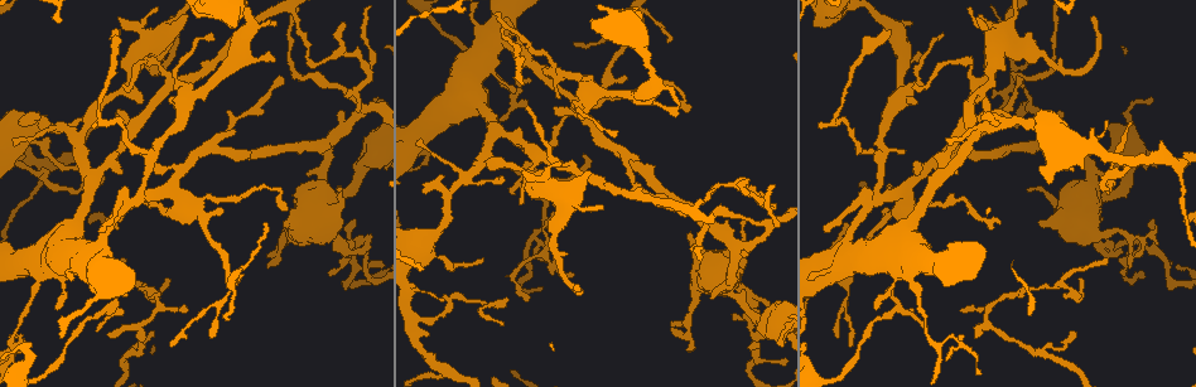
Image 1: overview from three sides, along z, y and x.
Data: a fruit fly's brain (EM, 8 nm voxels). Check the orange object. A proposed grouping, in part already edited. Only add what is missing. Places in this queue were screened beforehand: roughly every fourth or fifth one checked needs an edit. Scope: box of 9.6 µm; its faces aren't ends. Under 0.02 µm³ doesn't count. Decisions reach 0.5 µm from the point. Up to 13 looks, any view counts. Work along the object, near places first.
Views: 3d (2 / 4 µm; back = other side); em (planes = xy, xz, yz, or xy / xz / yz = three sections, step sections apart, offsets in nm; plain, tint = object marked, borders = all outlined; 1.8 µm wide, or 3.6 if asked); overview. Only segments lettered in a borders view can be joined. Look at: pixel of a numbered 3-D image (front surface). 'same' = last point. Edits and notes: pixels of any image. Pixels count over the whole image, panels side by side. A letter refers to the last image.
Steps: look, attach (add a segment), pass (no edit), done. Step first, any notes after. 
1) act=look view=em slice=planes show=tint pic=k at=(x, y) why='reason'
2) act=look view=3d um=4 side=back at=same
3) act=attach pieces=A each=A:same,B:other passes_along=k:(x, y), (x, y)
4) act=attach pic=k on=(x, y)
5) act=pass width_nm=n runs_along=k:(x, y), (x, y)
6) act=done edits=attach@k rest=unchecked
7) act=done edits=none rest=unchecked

act=look view=em slice=planes show=borders pic=1 at=(553, 107) why='an open end'

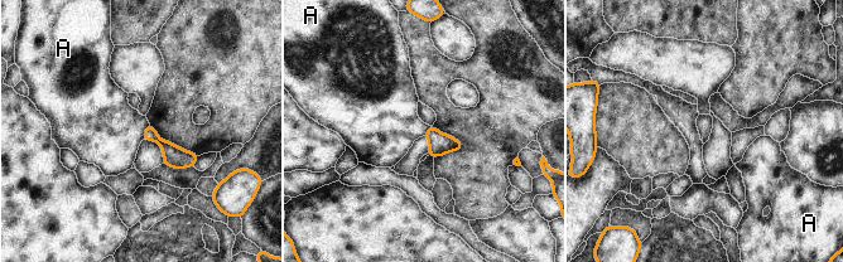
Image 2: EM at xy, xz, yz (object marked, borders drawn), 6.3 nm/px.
act=pass each=A:other border=2:(149, 124), (143, 139) found='no lettered segment goes on from it'

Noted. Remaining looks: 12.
act=look view=em slice=xy step=4 show=borders pic=1 at=(109, 337) why='thin end'

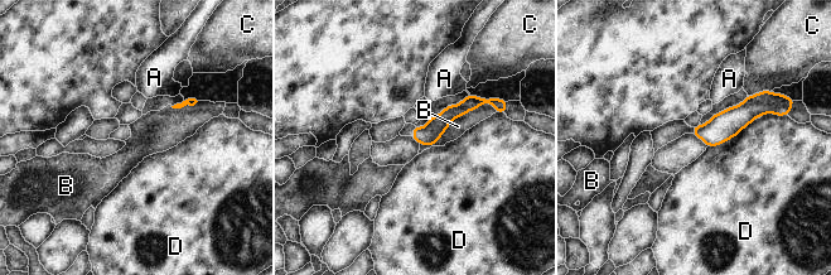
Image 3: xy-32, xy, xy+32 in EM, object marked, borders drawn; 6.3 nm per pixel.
act=pass each=A:other,B:other,C:other,D:other runs_along=3:(766, 109), (696, 131) found='no lettered segment goes on from it'

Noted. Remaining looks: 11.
act=look view=3d um=2 side=back pic=1 at=(678, 323) why='tapers out'

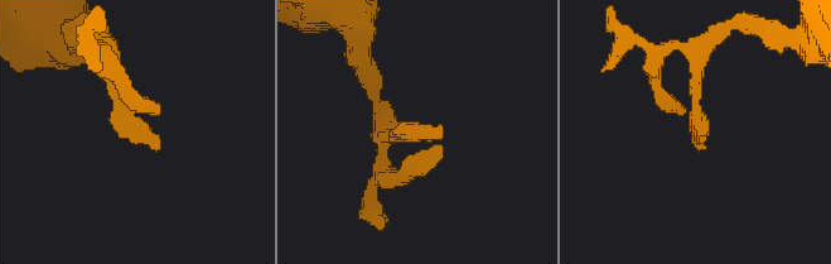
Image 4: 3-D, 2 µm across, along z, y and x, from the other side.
act=look view=em slice=planes show=borders pic=4 at=(416, 127)

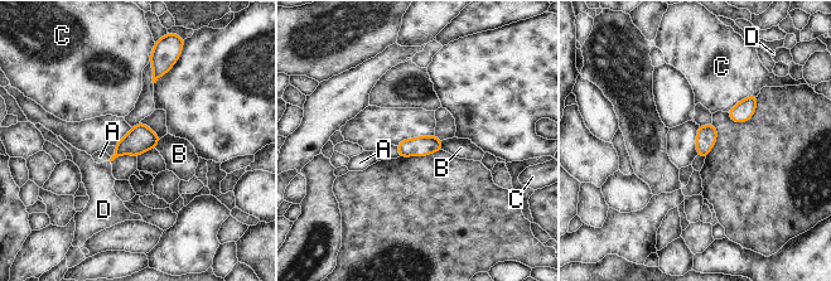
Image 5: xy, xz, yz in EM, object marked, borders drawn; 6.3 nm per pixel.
act=pass each=A:other,B:other,C:other,D:other border=5:(160, 139), (154, 148) found='no lettered segment goes on from it'

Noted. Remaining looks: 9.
act=look view=3d um=2 pic=1 at=(527, 300) why='free end'

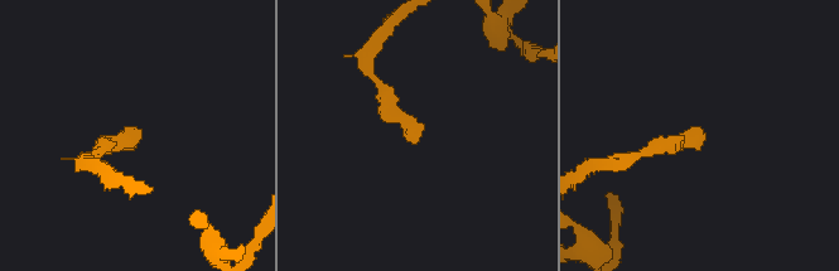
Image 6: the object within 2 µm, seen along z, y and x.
act=look view=em slice=planes show=borders pic=6 at=(412, 144)

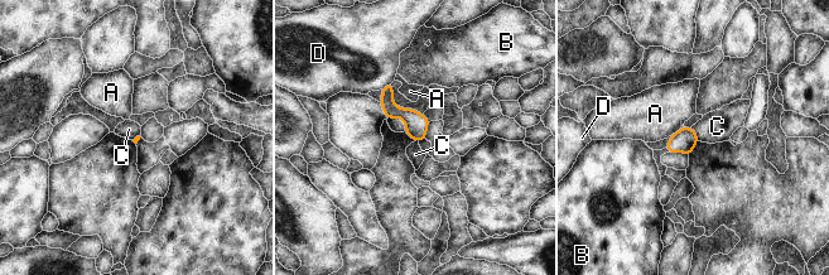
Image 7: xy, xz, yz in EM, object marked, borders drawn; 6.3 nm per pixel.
act=pass each=A:other,B:other,C:other,D:other border=7:(690, 128), (699, 140) found='no lettered segment goes on from it'

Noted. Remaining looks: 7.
act=look view=3d um=4 pic=1 at=(1014, 17) why='three-way junction'

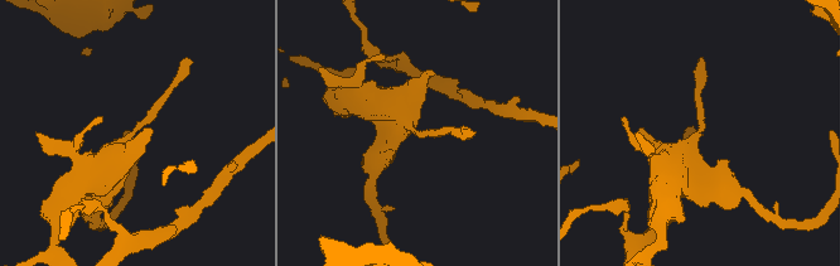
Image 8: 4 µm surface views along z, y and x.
act=look view=em slice=planes show=borders pic=8 at=(131, 136) arms=3 why='now the EM'

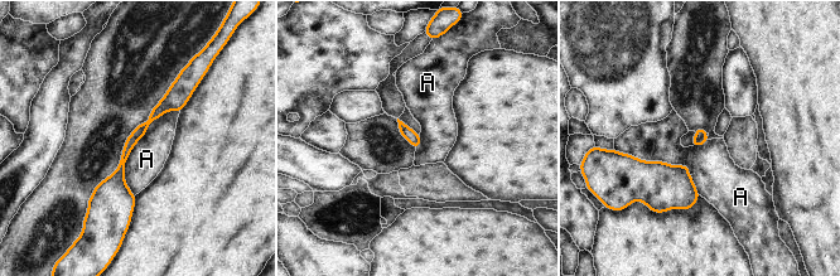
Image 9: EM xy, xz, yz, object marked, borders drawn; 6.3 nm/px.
act=pass each=A:other runs_along=9:(179, 81), (125, 153), (121, 216) found='none of them fits'

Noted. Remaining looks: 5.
act=done edits=none rest=unchecked

